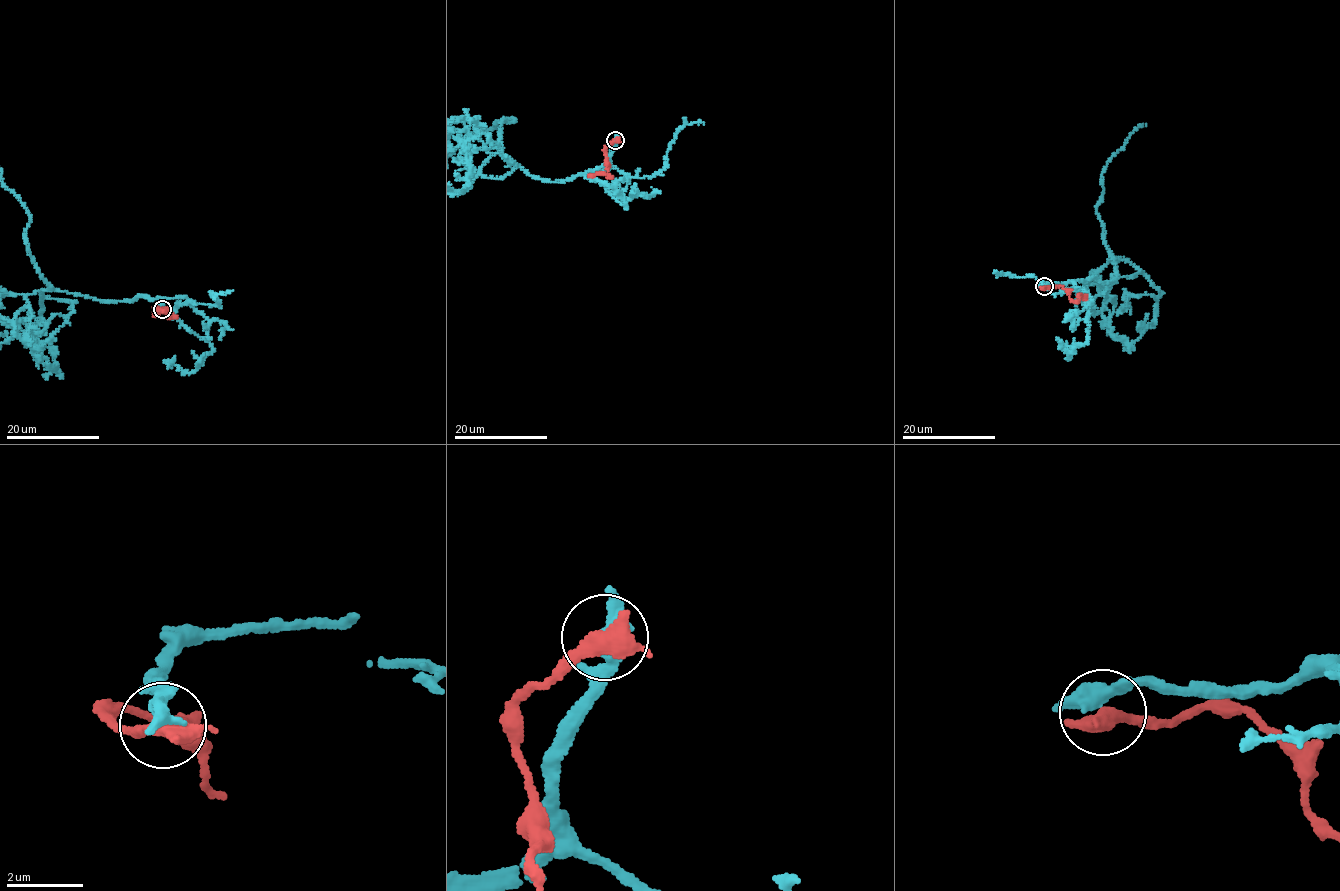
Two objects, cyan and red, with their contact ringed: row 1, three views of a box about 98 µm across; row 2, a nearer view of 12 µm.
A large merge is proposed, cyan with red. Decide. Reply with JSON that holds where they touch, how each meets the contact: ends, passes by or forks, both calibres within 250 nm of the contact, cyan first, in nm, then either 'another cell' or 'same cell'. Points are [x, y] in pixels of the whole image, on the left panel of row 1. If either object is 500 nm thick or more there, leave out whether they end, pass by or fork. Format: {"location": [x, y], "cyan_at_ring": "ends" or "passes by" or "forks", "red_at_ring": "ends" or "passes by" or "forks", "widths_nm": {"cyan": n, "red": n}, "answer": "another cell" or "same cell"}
{"location": [162, 309], "widths_nm": {"cyan": 500, "red": 440}, "answer": "another cell"}

